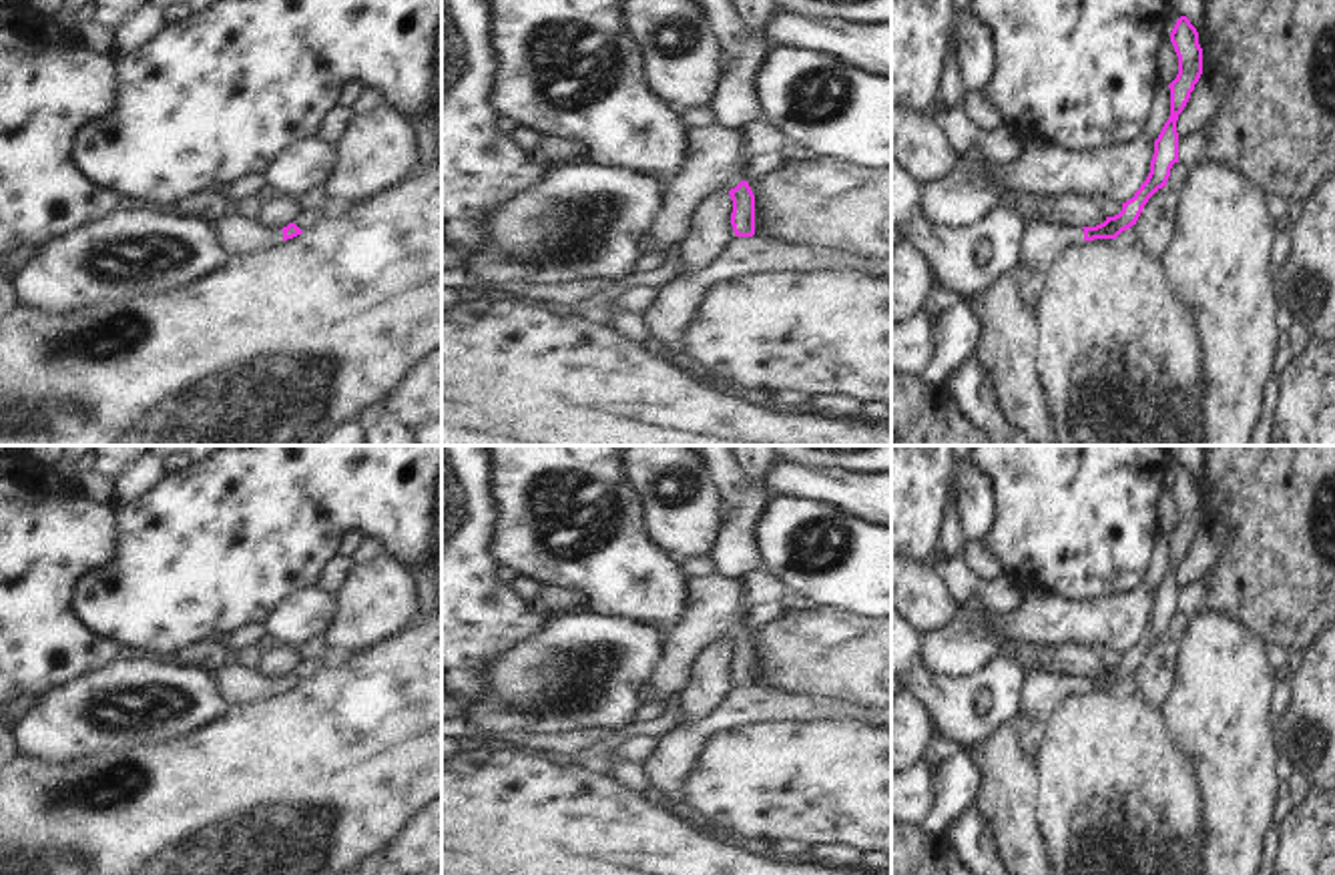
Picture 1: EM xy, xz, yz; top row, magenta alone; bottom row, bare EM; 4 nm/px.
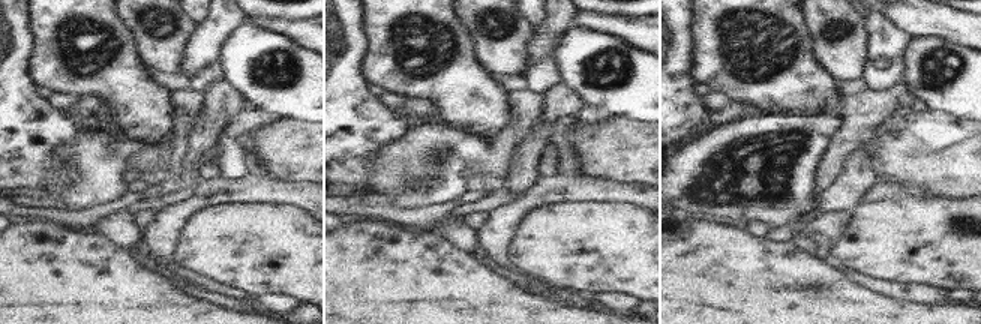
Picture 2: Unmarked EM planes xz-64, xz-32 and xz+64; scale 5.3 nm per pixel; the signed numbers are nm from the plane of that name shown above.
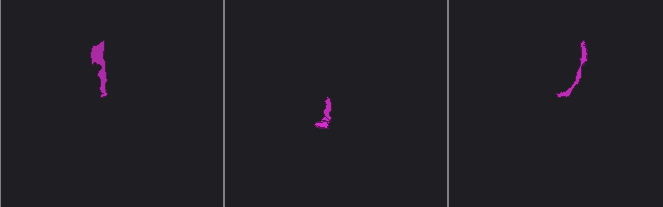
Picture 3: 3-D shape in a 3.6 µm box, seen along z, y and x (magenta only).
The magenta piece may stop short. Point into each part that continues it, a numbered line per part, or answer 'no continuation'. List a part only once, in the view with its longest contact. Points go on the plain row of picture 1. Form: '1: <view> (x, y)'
1: xz (719, 605).

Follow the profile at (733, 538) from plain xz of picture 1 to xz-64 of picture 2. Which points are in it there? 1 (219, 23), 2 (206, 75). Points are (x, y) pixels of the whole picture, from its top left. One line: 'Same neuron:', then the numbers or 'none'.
Same neuron: 2

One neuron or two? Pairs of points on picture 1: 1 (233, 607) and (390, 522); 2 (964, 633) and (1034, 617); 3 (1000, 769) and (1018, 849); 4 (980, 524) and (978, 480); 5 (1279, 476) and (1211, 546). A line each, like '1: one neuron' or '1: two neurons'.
1: one neuron
2: one neuron
3: one neuron
4: one neuron
5: two neurons

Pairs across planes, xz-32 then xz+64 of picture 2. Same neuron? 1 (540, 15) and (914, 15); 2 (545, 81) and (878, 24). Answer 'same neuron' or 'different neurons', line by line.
1: different neurons
2: same neuron

